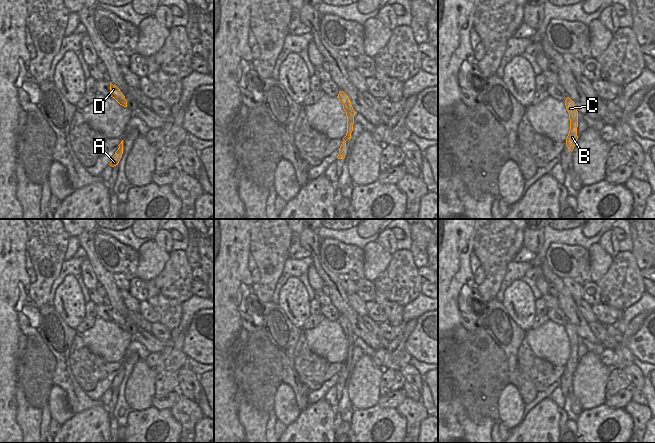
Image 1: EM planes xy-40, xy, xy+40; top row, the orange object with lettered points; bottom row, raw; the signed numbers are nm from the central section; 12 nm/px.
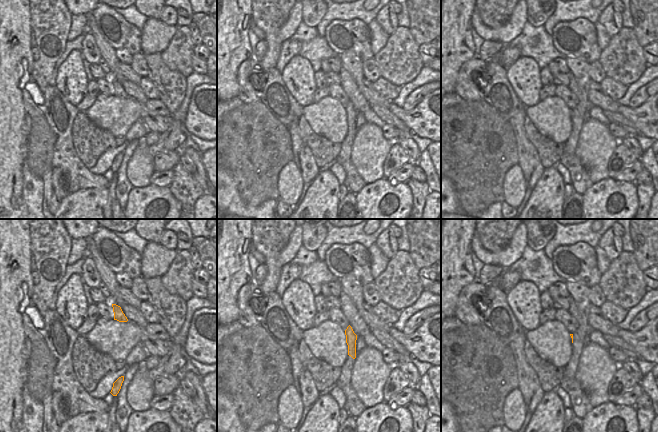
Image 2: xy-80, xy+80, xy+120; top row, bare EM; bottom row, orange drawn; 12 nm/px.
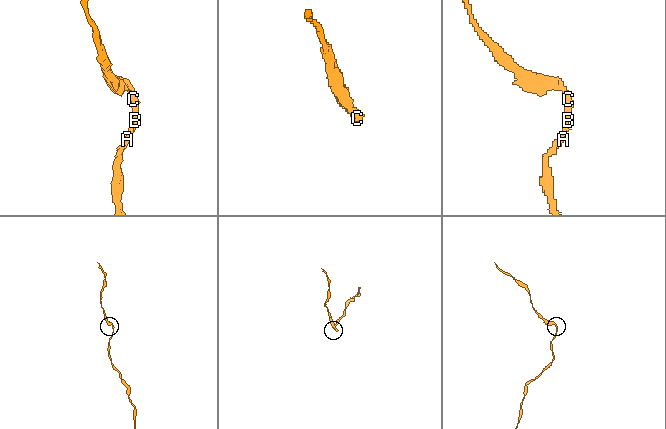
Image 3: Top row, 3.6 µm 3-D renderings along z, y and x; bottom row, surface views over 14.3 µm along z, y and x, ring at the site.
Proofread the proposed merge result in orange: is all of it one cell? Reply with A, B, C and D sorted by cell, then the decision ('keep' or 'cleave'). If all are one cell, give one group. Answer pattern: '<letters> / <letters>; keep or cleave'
A B C D; keep

